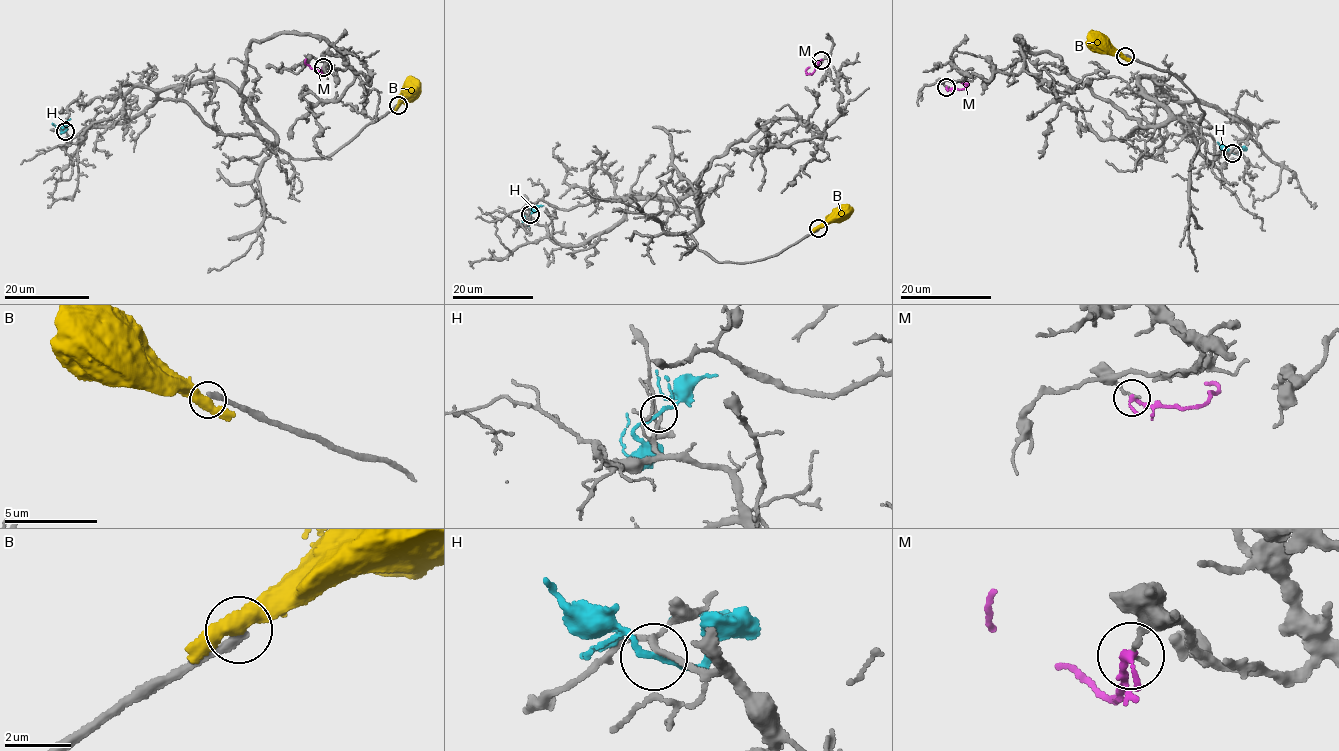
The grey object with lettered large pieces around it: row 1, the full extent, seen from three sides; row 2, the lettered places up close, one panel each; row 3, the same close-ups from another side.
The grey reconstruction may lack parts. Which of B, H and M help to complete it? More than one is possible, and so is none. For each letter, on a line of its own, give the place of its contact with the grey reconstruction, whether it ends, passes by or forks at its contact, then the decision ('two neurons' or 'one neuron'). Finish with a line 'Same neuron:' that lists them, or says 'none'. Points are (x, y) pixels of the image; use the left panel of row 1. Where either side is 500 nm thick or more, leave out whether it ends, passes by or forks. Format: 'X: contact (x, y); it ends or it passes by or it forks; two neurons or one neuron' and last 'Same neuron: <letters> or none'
B: contact (398, 105); it passes by; two neurons
H: contact (65, 131); it passes by; two neurons
M: contact (323, 67); it ends; two neurons
Same neuron: none

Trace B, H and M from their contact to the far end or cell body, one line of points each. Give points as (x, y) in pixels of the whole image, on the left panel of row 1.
B: (398, 105), (408, 93), (415, 92), (419, 83)
H: (65, 131), (61, 132), (52, 123)
M: (323, 67), (319, 72), (305, 63), (306, 59)

